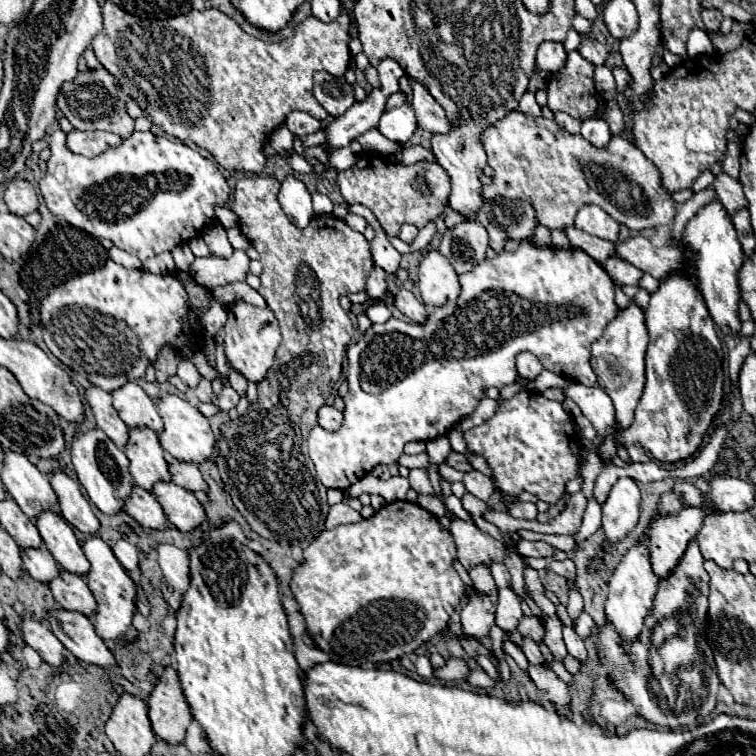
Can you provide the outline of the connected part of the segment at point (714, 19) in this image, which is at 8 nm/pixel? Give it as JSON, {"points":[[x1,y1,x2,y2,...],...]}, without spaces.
{"points":[[703,8,703,10,701,10,701,18,703,18,705,28,709,28,709,30,719,30,719,24,721,24,721,18,723,18,723,16,722,13,719,12,719,10,715,10,715,8,711,8,711,10]]}

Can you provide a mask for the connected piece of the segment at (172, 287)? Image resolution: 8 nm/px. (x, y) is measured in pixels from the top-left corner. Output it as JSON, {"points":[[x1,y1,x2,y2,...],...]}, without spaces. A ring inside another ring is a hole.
{"points":[[107,260,99,270,67,280,41,300,43,338,65,366,105,392,113,392,129,380,141,378,147,362,157,360,161,346,181,350,195,340,187,334,183,320,187,308,187,294,177,276,155,276]]}

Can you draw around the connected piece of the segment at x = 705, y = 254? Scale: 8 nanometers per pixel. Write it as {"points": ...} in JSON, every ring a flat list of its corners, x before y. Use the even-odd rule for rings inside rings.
{"points":[[711,198,703,208,695,212,695,216,689,220,689,228,685,228,685,240,689,244,689,250,695,256,697,284,713,322,723,332,735,336,741,326,737,318,737,304,741,298,739,298,739,286,737,286,735,274,741,268,745,254,737,240,737,232,731,222,731,216,719,198]]}

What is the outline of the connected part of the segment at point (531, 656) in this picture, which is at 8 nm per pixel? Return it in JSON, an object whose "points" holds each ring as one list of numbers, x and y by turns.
{"points":[[525,638,525,640,523,640,523,644,521,644,521,648,523,648,525,658,527,658,527,662,529,662,529,664,535,664,535,666,543,664,543,656,541,656,541,650,539,650,537,642,533,642,533,640]]}

